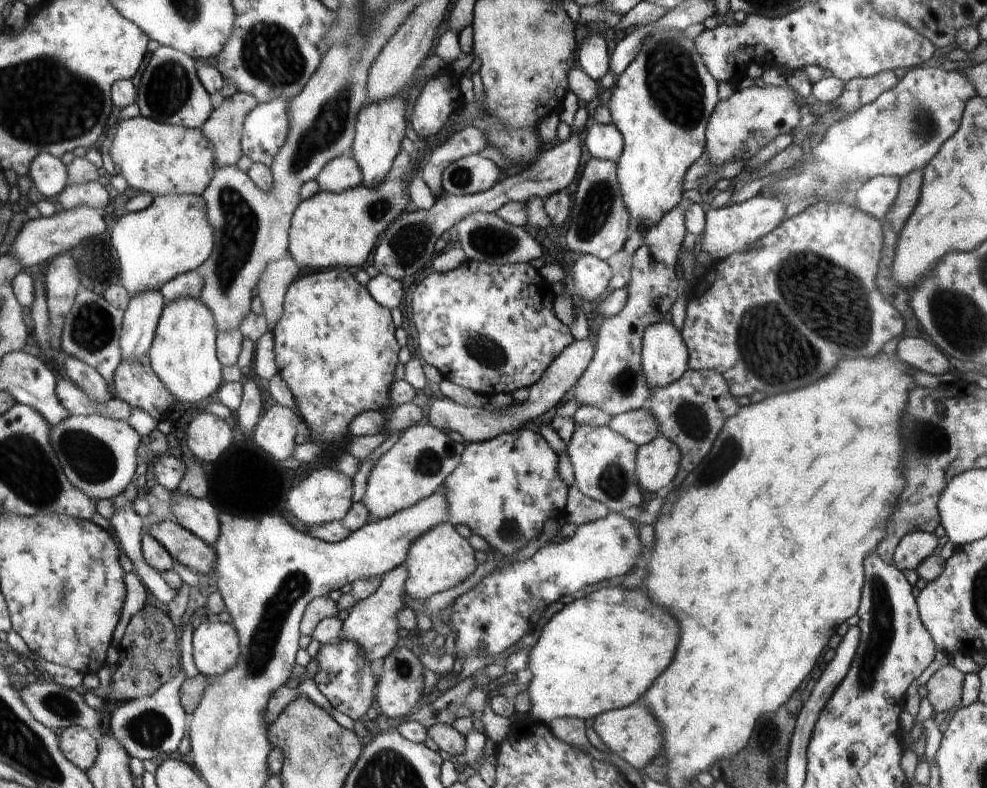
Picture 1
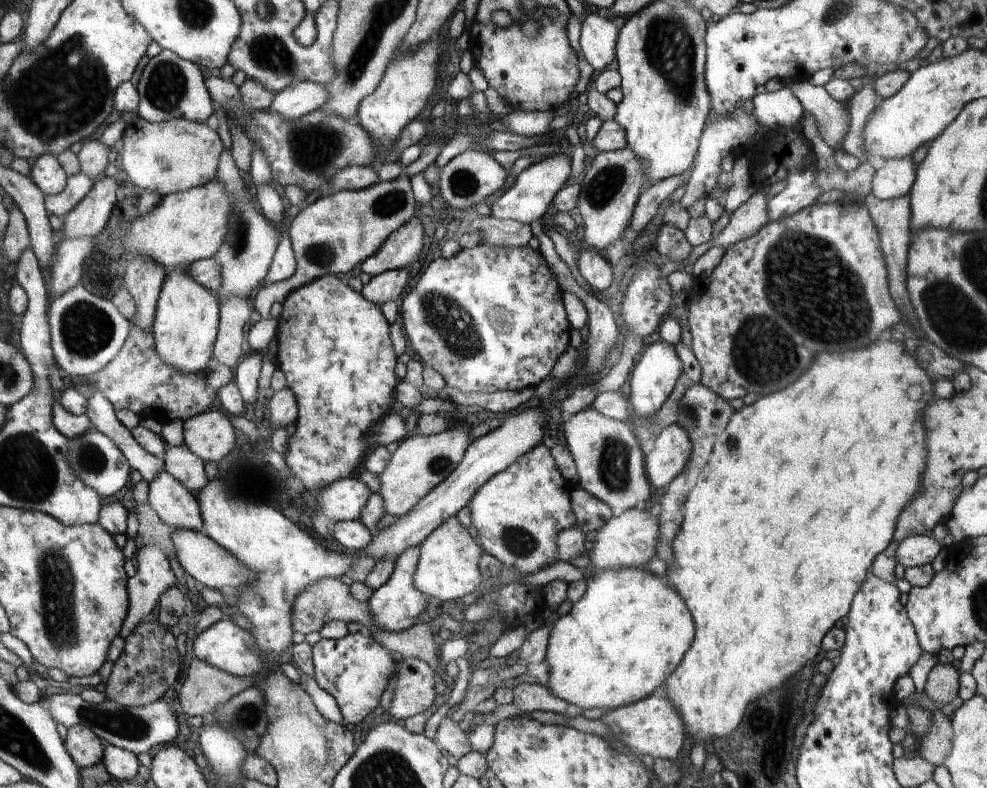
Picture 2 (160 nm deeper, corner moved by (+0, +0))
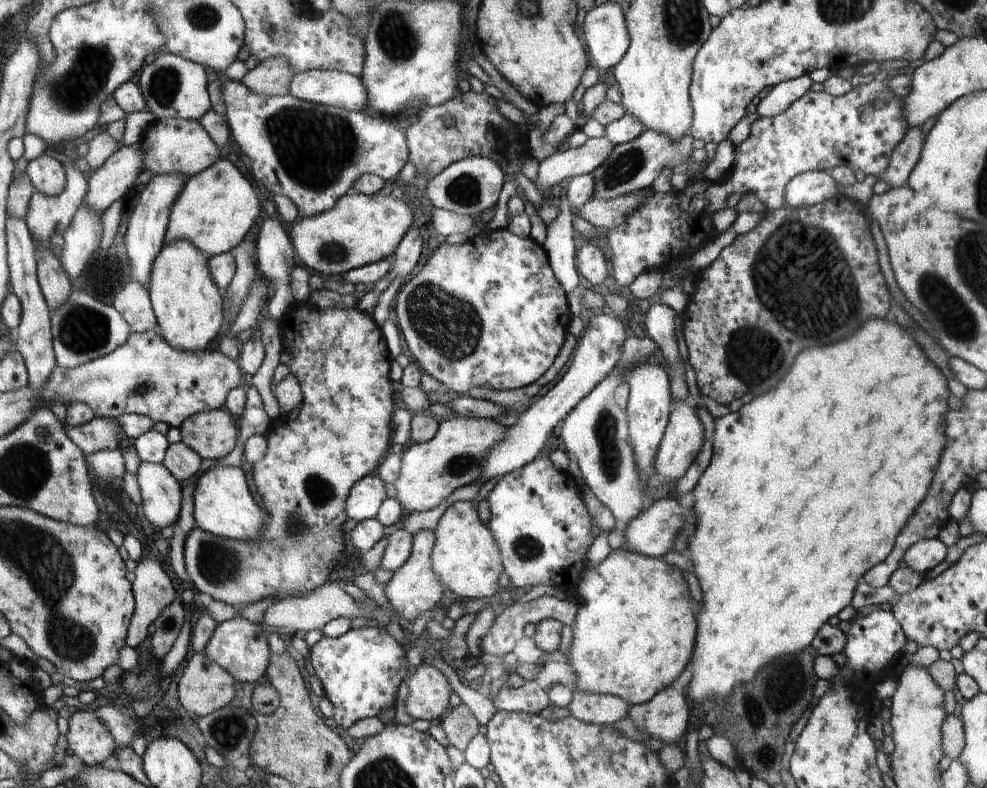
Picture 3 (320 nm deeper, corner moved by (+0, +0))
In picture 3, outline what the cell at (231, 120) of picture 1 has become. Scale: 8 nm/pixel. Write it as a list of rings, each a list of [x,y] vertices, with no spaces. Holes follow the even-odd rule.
[[[266,58],[254,70],[250,70],[241,82],[254,91],[254,94],[260,94],[264,98],[286,96],[294,74],[286,58]]]

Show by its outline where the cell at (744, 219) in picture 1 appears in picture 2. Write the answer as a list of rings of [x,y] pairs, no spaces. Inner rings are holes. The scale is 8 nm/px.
[[[806,168],[791,174],[787,178],[786,187],[767,203],[770,221],[796,214],[799,210],[816,203],[821,194],[815,179],[815,169]]]

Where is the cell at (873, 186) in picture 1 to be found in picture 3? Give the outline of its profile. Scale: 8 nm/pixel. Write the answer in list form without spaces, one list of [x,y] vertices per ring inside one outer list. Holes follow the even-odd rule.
[[[909,127],[905,138],[894,148],[888,168],[877,179],[888,182],[890,188],[908,185],[910,174],[921,158],[925,138],[926,132],[922,127]]]

